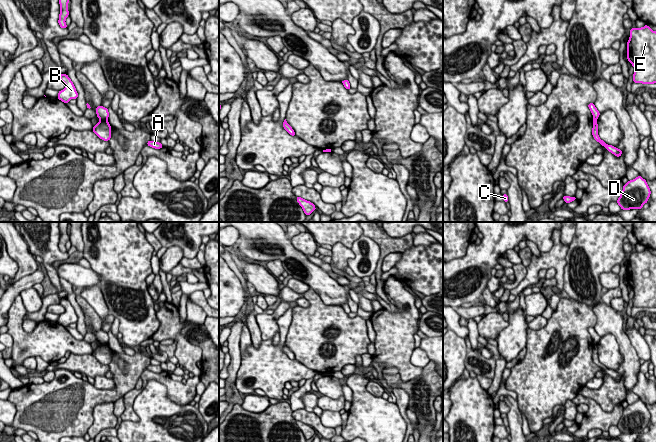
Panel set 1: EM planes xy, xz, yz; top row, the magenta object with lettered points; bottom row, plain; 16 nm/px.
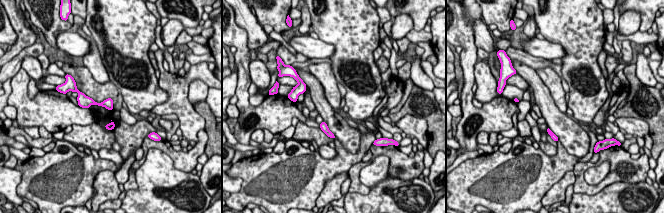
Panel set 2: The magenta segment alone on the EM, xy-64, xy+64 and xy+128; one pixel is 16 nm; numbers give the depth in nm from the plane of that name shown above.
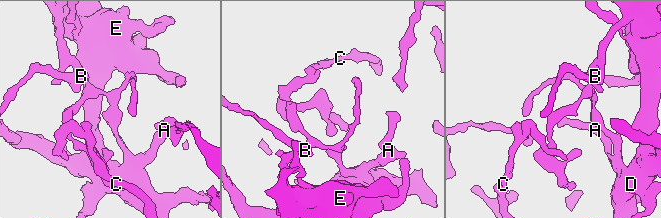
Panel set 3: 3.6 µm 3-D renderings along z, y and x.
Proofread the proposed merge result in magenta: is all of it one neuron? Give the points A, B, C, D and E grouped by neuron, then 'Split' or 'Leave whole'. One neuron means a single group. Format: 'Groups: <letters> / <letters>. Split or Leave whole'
Groups: A C D E / B. Split

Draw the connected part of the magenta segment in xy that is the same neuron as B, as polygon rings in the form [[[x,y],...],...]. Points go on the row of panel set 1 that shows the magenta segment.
[[[60,74],[60,81],[65,84],[65,88],[59,91],[57,98],[65,104],[71,99],[77,99],[78,92],[76,91],[76,88],[68,75]]]

